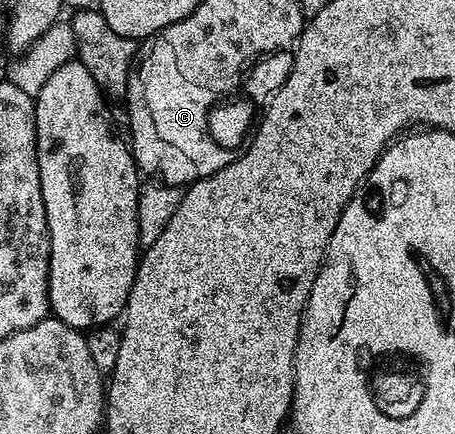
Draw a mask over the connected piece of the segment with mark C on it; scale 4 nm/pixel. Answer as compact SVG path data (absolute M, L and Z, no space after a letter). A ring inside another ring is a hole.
M163 39L157 41L141 58L144 63L146 95L154 115L151 127L156 138L166 143L170 151L186 157L194 165L194 181L201 181L204 177L214 176L222 167L234 163L238 153L231 149L231 144L218 141L212 131L212 115L218 108L217 94L191 84L184 74L184 65L175 58L174 47Z

